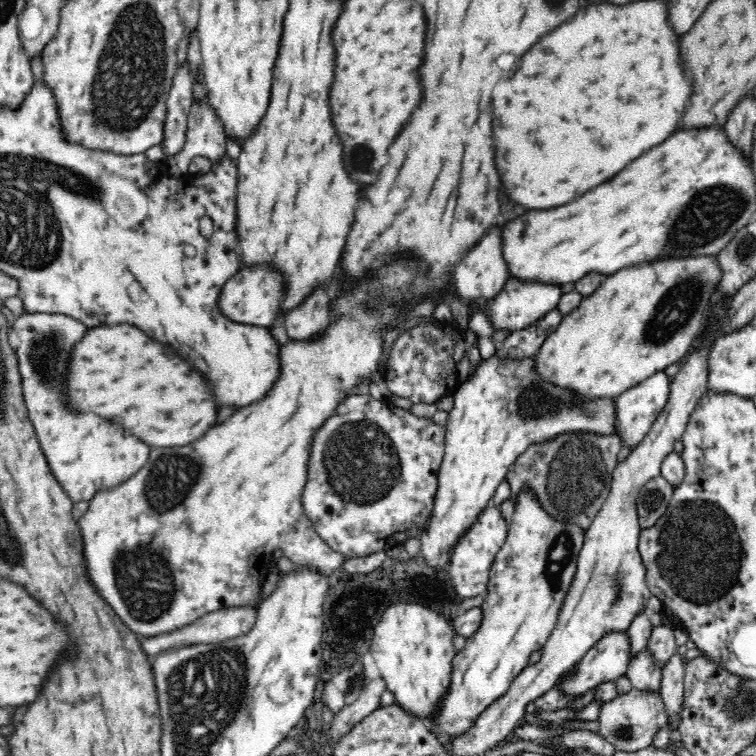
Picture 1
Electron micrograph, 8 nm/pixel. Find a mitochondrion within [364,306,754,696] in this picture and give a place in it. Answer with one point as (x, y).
(699, 552)

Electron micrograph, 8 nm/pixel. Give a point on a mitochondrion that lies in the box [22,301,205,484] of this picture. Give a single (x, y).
(46, 354)

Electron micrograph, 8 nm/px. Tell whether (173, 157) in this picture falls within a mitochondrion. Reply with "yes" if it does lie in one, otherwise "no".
no

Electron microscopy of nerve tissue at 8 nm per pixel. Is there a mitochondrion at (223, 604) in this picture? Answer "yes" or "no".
no

